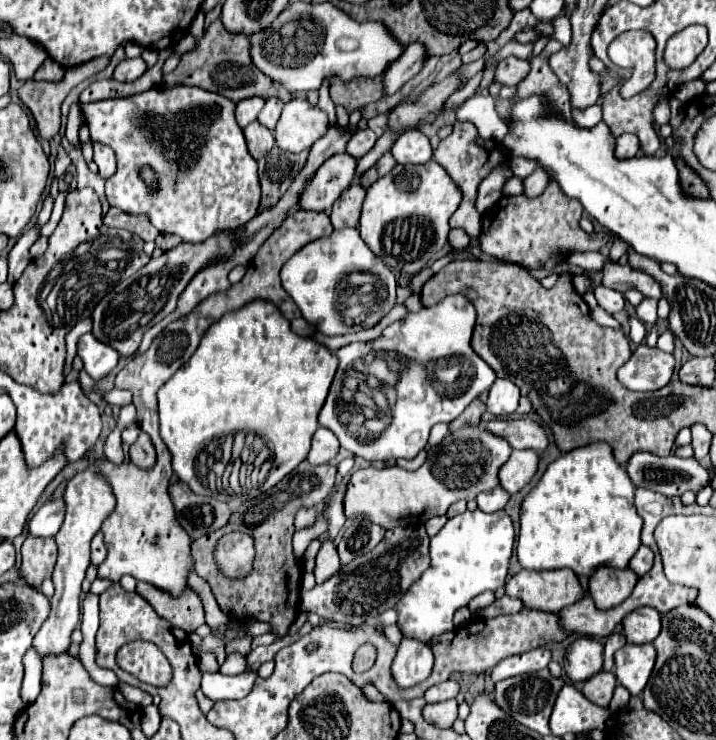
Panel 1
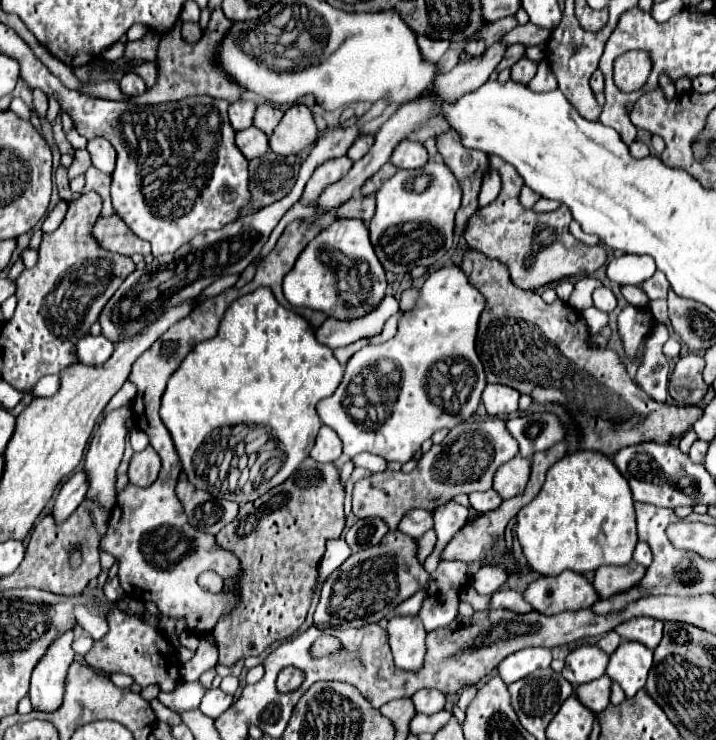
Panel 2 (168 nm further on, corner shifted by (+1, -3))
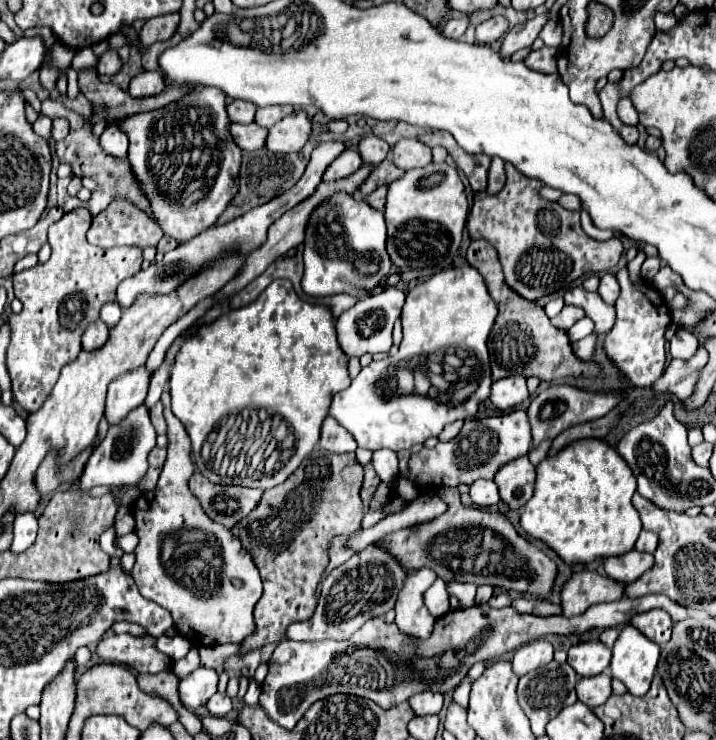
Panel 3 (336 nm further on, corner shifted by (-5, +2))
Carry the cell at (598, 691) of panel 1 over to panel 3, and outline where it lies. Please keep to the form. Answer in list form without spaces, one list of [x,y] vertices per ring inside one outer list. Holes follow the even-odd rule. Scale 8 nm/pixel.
[[[602,673],[590,679],[580,679],[576,683],[576,693],[578,699],[588,705],[588,707],[598,707],[602,703],[606,703],[606,699],[612,695],[612,677]]]

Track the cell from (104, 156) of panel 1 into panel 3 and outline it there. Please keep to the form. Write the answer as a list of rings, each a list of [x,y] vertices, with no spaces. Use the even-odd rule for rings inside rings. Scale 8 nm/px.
[[[110,123],[104,129],[104,133],[100,135],[100,147],[108,155],[112,155],[116,159],[124,159],[126,151],[128,151],[128,139],[126,139],[126,135],[116,125]]]

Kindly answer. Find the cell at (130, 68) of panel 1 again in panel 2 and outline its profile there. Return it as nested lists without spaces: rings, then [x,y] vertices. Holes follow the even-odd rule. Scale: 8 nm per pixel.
[[[128,72],[128,74],[124,74],[122,80],[120,80],[120,90],[122,90],[124,94],[128,94],[128,96],[138,96],[138,94],[146,92],[146,84],[144,84],[144,80],[142,80],[138,74]]]

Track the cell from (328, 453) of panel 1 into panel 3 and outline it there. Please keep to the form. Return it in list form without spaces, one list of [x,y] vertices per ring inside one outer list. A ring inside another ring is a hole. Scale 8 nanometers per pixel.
[[[326,417],[322,423],[320,447],[330,453],[348,453],[356,449],[356,441],[352,439],[352,435],[348,435],[348,431],[340,427],[340,423],[336,423],[336,419]]]

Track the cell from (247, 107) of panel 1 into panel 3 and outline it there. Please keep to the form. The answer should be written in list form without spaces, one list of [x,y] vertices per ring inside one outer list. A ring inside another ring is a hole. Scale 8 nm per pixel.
[[[230,101],[228,103],[228,117],[232,119],[232,123],[254,123],[254,115],[256,115],[256,105],[248,103],[248,101]]]

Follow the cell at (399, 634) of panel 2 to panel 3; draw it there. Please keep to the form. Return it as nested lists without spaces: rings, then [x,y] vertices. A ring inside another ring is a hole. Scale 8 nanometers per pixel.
[[[418,569],[406,577],[404,589],[396,603],[396,625],[404,635],[414,639],[428,639],[436,619],[430,615],[422,601],[422,593],[438,579],[432,569]]]

